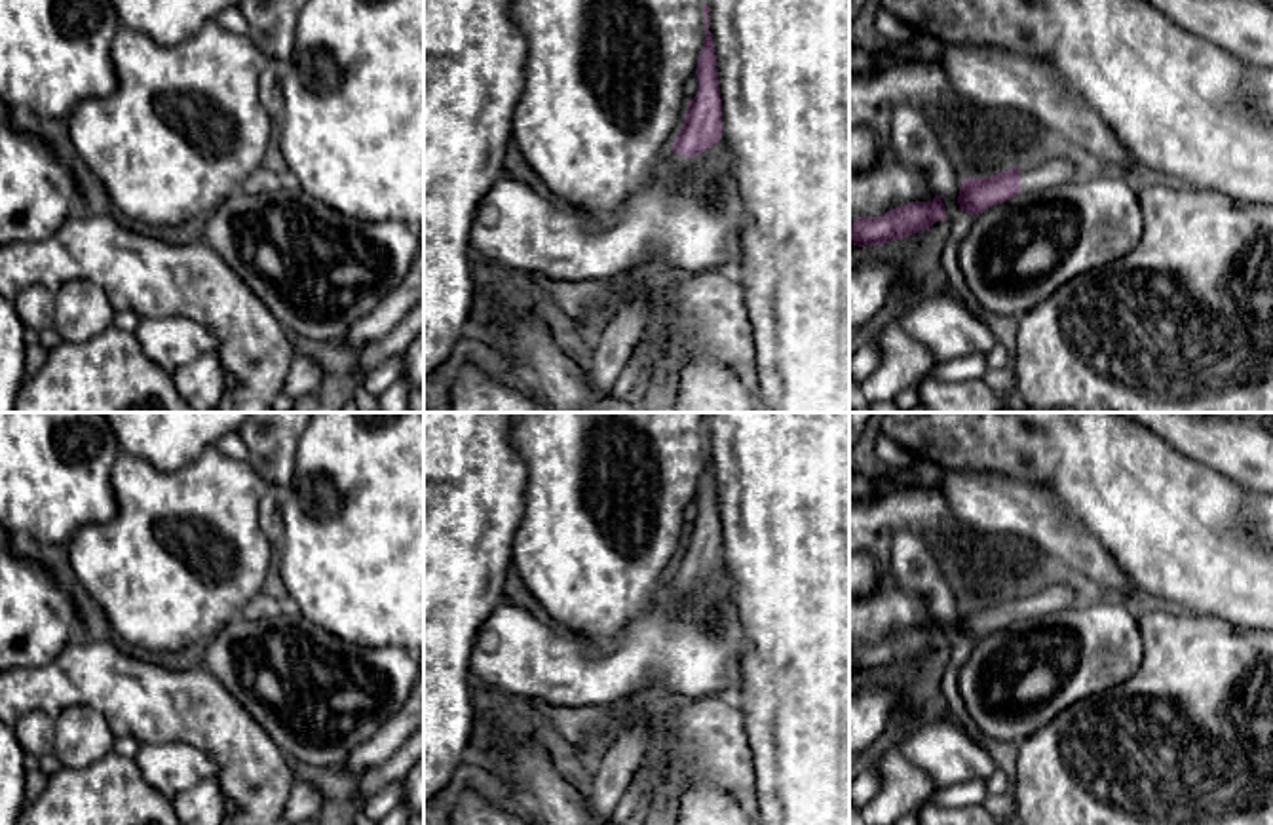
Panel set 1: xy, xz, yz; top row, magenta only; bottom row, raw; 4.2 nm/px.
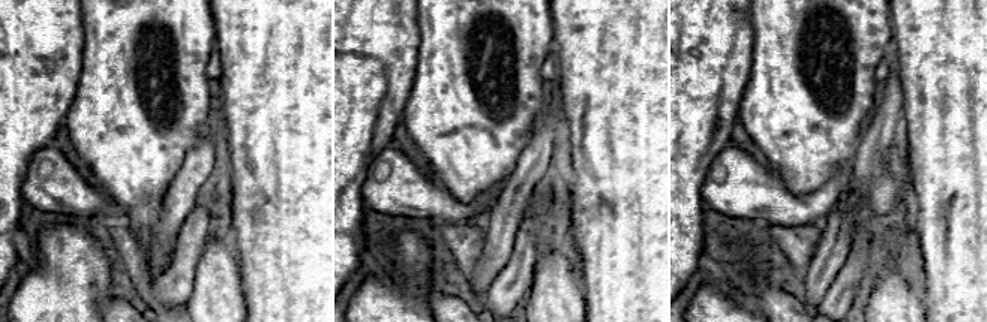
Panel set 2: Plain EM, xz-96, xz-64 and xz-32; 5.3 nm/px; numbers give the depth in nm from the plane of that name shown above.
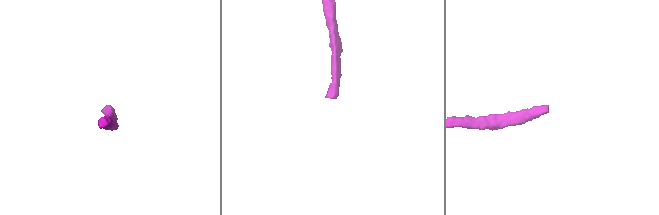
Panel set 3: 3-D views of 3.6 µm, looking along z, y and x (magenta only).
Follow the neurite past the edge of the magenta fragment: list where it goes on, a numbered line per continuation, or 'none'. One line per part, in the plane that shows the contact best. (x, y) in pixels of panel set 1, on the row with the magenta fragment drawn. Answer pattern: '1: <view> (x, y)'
1: yz (1057, 168)

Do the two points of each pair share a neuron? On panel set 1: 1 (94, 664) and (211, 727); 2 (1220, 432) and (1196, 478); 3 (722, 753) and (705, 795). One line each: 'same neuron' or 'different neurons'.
1: same neuron
2: different neurons
3: different neurons

